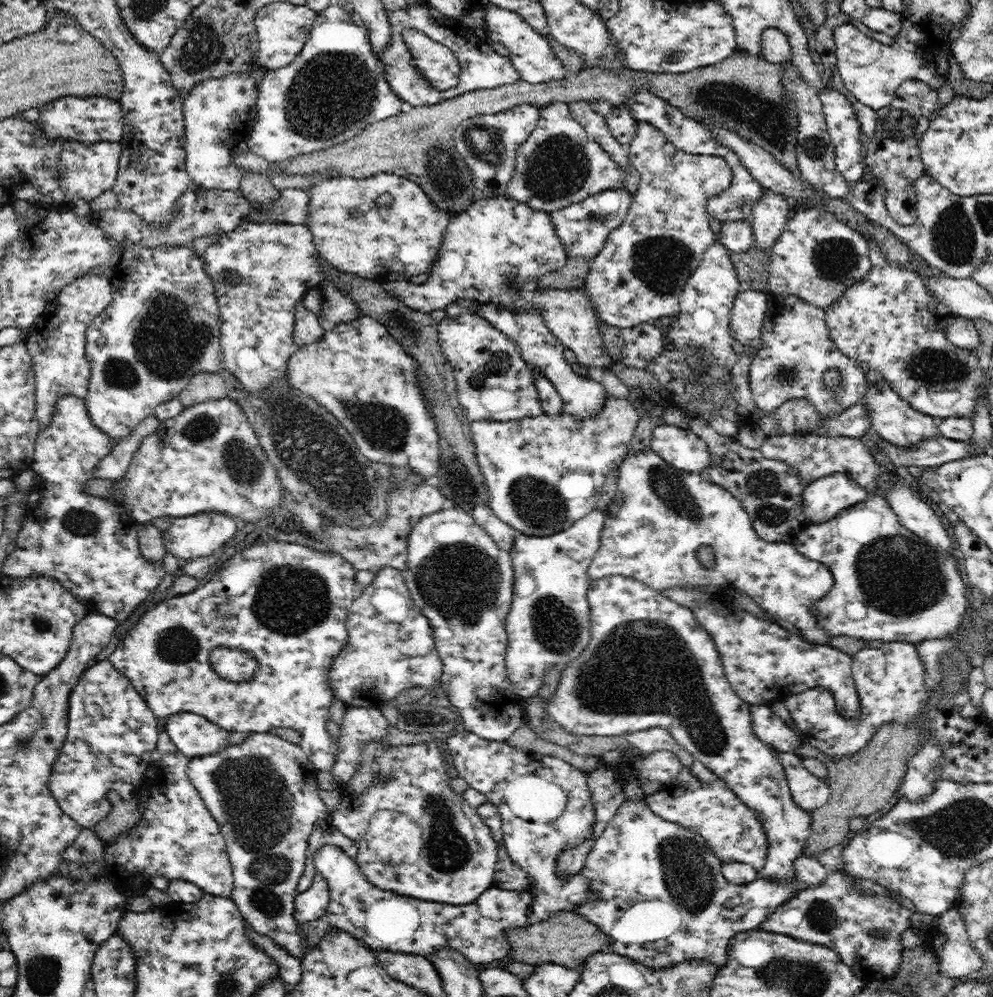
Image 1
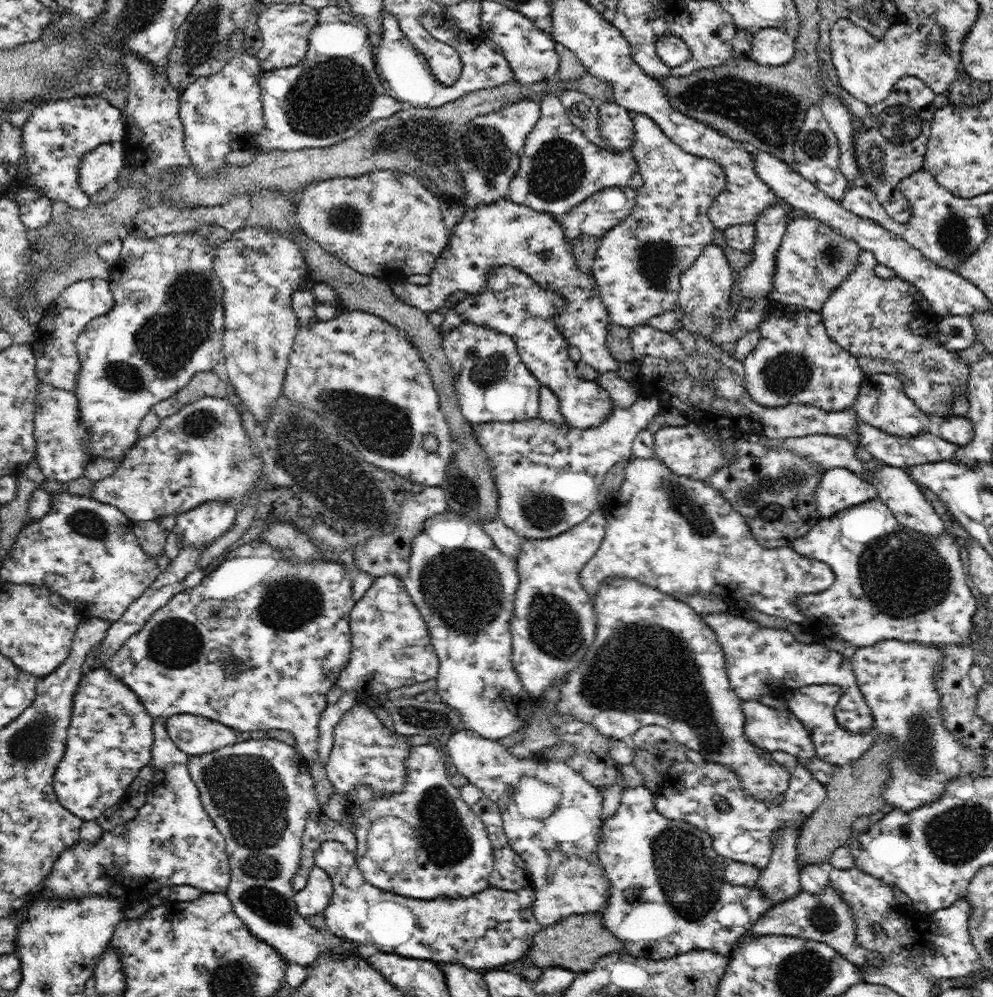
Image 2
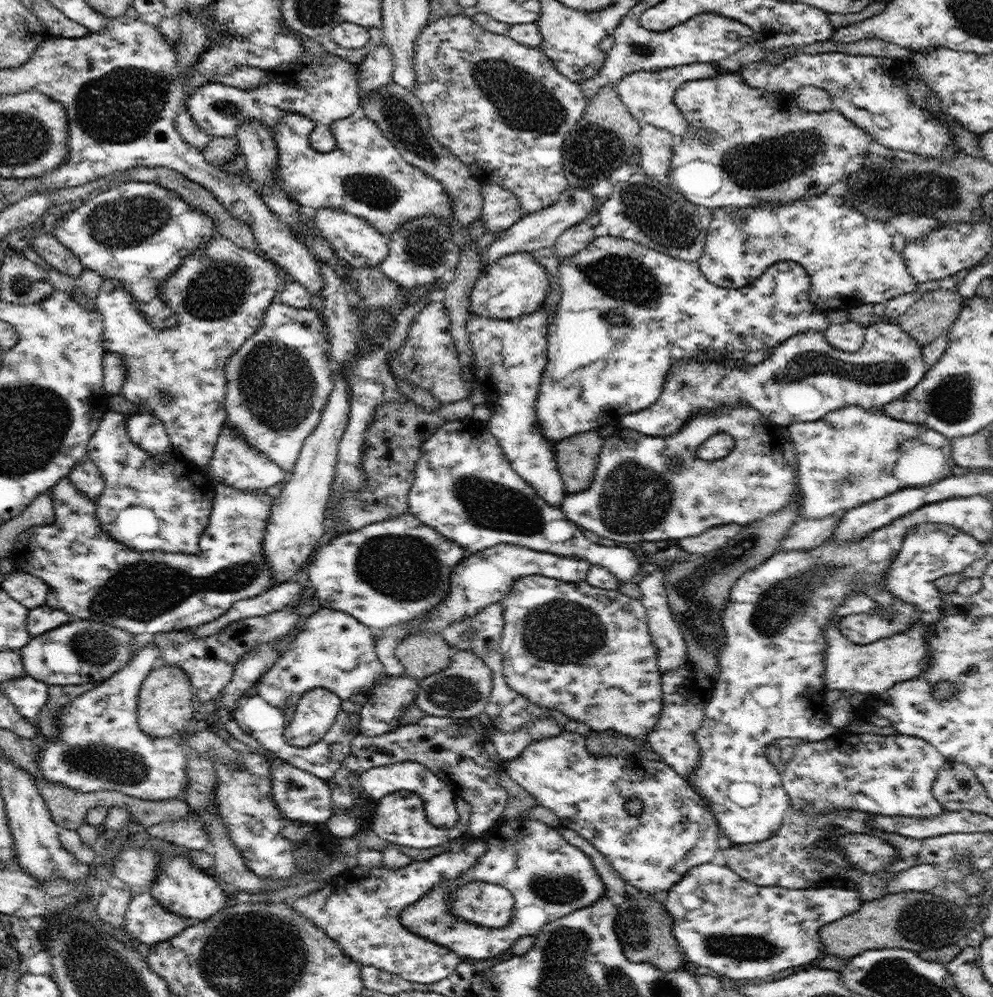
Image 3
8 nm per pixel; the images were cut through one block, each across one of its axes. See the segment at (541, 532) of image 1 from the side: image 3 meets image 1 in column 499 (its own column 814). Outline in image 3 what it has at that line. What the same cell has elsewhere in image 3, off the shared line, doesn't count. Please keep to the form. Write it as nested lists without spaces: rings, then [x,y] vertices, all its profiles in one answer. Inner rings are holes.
[[[847,406],[830,411],[814,422],[792,422],[789,432],[798,463],[797,486],[802,495],[800,517],[808,520],[828,517],[838,510],[848,510],[869,500],[884,498],[902,487],[928,486],[956,472],[950,439],[921,424],[890,418],[882,410],[874,408],[866,410],[857,406]]]

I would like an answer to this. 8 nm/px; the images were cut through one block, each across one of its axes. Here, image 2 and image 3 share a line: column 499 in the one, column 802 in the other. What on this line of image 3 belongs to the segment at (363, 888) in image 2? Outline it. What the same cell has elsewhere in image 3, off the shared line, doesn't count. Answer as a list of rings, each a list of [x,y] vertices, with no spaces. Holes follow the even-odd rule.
[[[702,863],[686,871],[686,875],[662,895],[672,915],[672,930],[684,959],[697,970],[712,970],[734,980],[766,978],[786,968],[798,968],[814,962],[822,952],[820,928],[836,919],[856,913],[862,906],[858,891],[845,888],[791,889],[760,886],[738,876],[729,866]]]

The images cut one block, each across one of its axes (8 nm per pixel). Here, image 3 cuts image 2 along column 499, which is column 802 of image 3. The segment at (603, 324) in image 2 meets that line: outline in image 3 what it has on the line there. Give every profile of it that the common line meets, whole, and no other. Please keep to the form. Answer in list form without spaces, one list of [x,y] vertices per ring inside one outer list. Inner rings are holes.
[[[826,193],[796,200],[792,204],[764,202],[748,208],[716,208],[705,224],[707,235],[704,252],[697,261],[702,274],[721,288],[743,289],[764,274],[772,263],[793,261],[810,276],[809,300],[824,312],[846,311],[864,305],[887,303],[901,294],[914,293],[916,279],[908,272],[904,256],[892,249],[892,232],[885,222],[872,220],[856,208],[844,204],[840,196]]]

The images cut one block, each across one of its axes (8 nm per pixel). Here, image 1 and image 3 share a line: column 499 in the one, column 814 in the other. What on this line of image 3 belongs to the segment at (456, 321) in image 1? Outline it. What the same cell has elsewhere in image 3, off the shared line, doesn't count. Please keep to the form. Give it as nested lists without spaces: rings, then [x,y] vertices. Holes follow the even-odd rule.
[[[875,321],[865,328],[865,341],[857,352],[843,352],[826,340],[822,332],[816,330],[798,332],[786,339],[770,352],[763,362],[756,366],[742,364],[740,368],[715,363],[698,363],[695,360],[682,360],[671,367],[664,381],[664,389],[656,403],[638,412],[626,413],[620,418],[619,427],[636,431],[648,437],[664,438],[680,432],[688,418],[696,412],[716,412],[724,406],[750,406],[756,408],[778,426],[790,425],[795,421],[820,420],[830,411],[847,406],[860,408],[881,408],[911,391],[926,376],[928,367],[922,357],[922,345],[900,329],[899,325]]]

